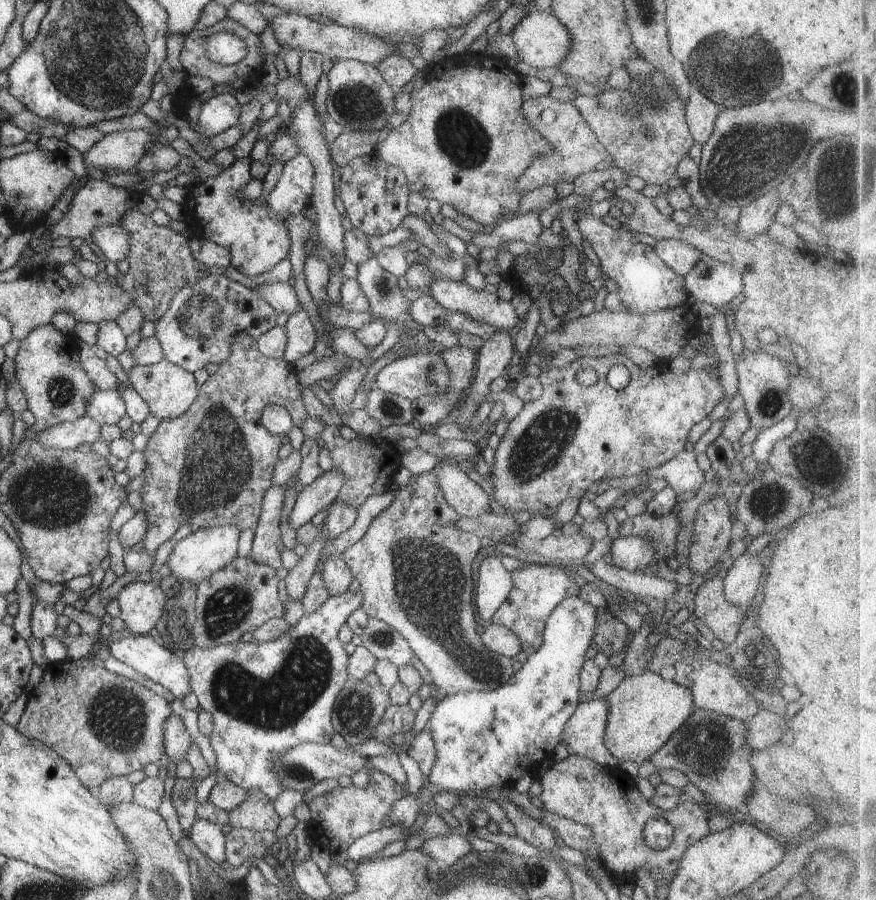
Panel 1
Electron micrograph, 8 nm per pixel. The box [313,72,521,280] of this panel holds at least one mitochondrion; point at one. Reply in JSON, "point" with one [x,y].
{"point":[463,139]}

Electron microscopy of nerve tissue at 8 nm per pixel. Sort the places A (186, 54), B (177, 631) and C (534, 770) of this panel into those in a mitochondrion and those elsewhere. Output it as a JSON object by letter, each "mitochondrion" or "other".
{"A":"other","B":"mitochondrion","C":"other"}

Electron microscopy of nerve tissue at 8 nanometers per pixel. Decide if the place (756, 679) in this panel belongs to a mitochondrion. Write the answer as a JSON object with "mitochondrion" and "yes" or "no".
{"mitochondrion":"no"}

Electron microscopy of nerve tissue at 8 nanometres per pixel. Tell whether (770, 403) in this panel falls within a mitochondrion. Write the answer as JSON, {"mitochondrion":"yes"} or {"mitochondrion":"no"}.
{"mitochondrion":"yes"}

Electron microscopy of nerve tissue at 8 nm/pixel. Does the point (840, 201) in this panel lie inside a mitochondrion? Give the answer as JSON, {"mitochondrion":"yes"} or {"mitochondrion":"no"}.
{"mitochondrion":"yes"}

